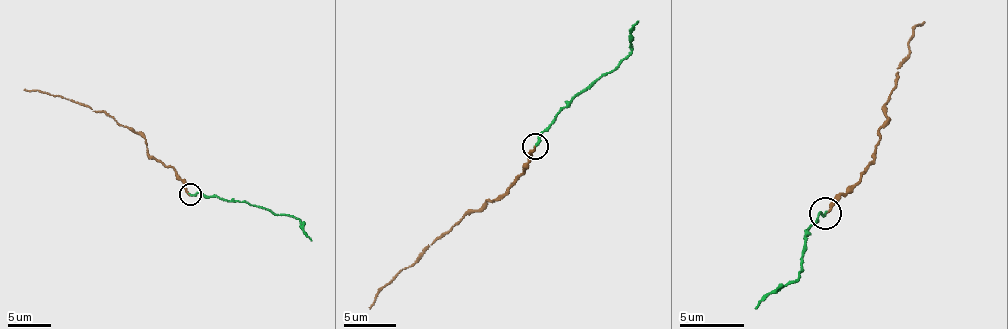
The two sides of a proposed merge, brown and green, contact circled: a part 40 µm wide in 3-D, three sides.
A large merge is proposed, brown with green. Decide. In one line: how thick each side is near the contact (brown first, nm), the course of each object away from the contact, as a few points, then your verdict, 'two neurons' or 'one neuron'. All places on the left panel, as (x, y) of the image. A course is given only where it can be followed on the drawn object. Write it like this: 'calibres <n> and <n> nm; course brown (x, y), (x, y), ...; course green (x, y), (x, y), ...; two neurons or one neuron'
calibres 180 and 190 nm; course brown (188, 194), (176, 171), (150, 154), (147, 143), (136, 131), (89, 106), (39, 91), (23, 89); course green (190, 193), (219, 196), (291, 215), (304, 222), (303, 228), (312, 241); two neurons

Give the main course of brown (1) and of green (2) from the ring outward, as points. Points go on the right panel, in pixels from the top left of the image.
1: (825, 212), (859, 182), (887, 115), (901, 63), (916, 27), (923, 21)
2: (826, 213), (812, 223), (794, 283), (780, 285), (771, 290), (756, 309)

